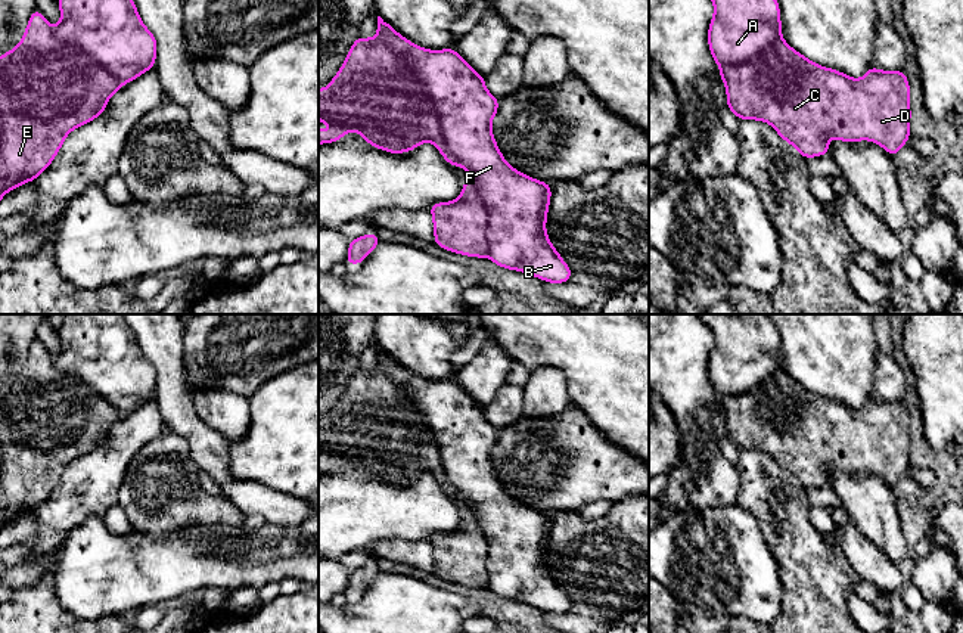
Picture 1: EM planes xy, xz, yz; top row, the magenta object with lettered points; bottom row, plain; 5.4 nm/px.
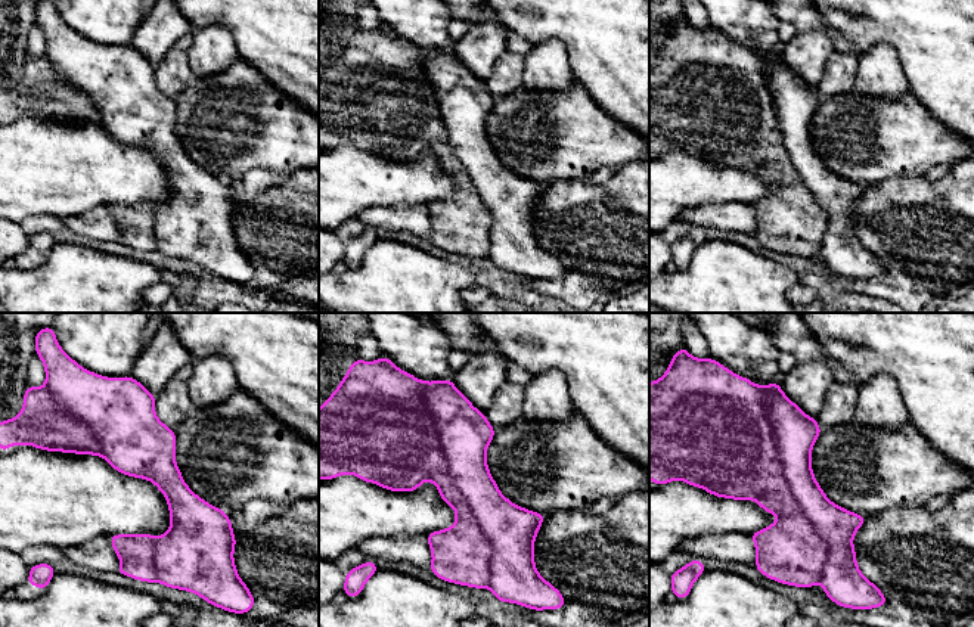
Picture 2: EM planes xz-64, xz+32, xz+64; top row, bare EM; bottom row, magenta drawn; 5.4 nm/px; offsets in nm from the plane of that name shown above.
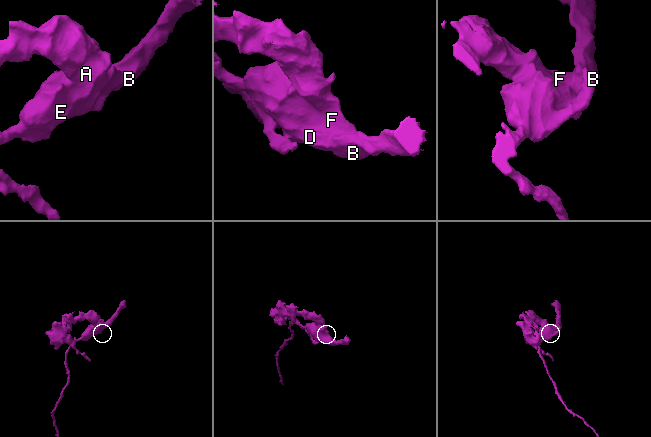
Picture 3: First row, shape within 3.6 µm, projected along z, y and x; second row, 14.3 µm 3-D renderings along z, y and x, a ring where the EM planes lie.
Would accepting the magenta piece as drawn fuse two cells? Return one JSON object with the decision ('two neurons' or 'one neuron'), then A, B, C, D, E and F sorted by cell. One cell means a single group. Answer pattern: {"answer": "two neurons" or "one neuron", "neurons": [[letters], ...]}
{"answer": "two neurons", "neurons": [["A", "B", "F"], ["C", "D", "E"]]}

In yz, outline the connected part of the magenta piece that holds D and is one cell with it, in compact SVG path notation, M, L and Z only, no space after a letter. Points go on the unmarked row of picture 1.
M783 369L743 394L720 397L727 438L742 450L768 453L805 490L829 484L829 469L870 471L891 487L910 468L910 415L903 400L889 403L870 397L858 410L814 394Z

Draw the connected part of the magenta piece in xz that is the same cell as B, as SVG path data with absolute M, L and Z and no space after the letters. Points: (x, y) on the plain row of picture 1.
M378 347L378 366L391 378L403 385L407 398L422 413L425 421L434 431L445 475L451 485L472 506L478 527L488 542L487 558L487 587L498 598L524 602L544 612L563 614L572 606L572 601L566 596L560 584L554 580L546 564L547 542L550 536L552 519L549 513L528 508L516 502L504 491L503 484L497 478L493 466L491 450L497 446L498 429L496 429L485 418L485 409L481 407L454 379L428 381L401 364L398 364L388 353Z

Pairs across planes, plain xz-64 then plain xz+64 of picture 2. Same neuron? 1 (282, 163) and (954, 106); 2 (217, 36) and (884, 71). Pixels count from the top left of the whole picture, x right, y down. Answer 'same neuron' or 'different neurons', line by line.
1: different neurons
2: same neuron

